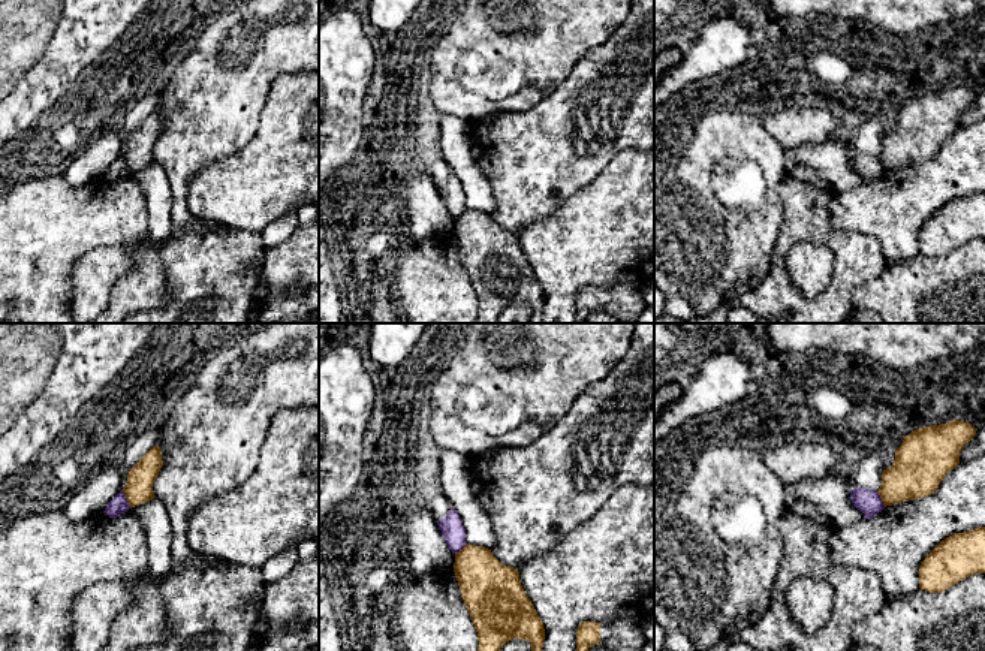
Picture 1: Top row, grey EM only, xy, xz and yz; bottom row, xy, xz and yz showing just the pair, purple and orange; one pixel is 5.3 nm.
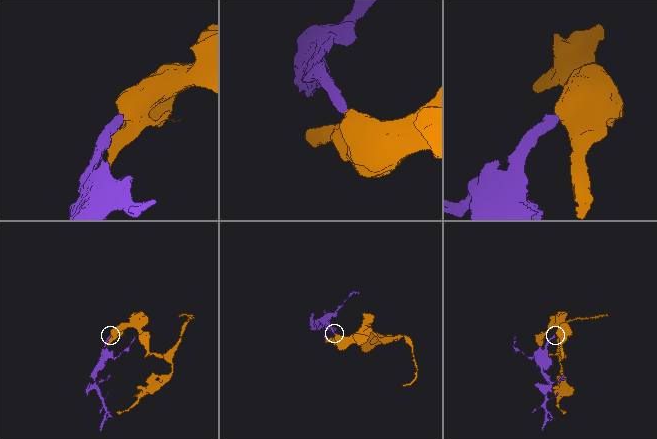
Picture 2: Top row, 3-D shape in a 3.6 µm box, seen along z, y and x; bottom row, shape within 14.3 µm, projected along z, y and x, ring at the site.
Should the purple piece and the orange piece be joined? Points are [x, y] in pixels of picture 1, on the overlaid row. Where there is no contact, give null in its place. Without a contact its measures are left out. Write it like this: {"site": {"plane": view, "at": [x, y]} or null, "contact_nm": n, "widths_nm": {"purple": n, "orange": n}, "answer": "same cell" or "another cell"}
{"site": {"plane": "xy", "at": [126, 499]}, "contact_nm": 120, "widths_nm": {"purple": 100, "orange": 140}, "answer": "another cell"}

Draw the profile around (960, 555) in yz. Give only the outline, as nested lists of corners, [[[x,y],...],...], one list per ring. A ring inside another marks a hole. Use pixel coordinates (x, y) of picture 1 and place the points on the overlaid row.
[[[985,527],[942,540],[921,563],[919,588],[940,593],[976,573],[985,573]]]

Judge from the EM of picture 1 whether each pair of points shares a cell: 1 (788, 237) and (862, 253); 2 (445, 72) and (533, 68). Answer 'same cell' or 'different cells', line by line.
1: same cell
2: same cell

